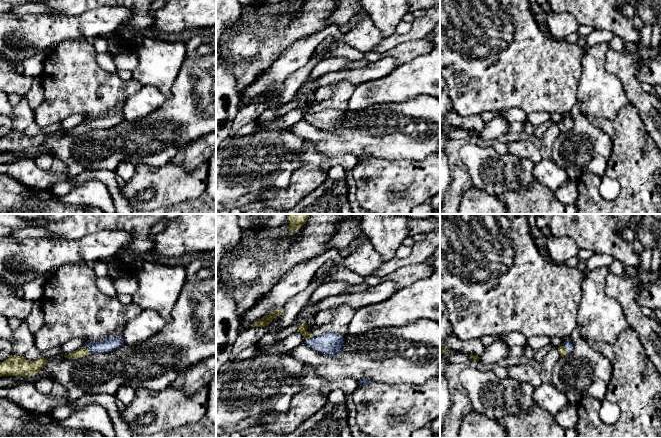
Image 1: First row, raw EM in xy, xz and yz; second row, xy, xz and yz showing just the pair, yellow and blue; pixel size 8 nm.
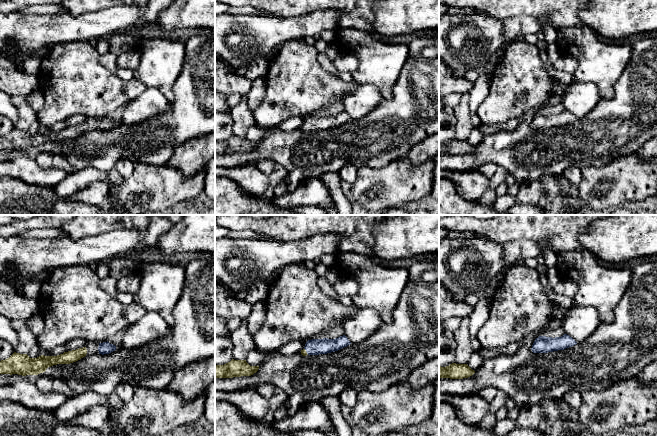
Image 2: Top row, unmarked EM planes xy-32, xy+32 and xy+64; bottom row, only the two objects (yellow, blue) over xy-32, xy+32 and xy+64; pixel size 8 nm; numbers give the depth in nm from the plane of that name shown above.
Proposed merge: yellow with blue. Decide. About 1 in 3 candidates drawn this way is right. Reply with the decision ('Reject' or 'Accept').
Accept

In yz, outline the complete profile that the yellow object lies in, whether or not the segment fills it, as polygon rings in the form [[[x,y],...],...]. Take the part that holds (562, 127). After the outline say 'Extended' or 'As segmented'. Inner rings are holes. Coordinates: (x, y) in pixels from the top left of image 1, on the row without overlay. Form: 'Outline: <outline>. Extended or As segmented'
Outline: [[[570,115],[565,116],[564,120],[558,123],[560,132],[567,132],[573,127],[573,120]]]. Extended

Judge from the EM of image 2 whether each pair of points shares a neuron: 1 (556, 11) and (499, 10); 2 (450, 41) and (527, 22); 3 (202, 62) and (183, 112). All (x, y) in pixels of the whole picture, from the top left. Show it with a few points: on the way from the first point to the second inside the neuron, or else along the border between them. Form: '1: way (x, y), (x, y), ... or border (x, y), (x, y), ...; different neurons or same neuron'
1: way (542, 10), (513, 10); same neuron
2: way (469, 38), (508, 29); same neuron
3: way (190, 74), (190, 100); same neuron

